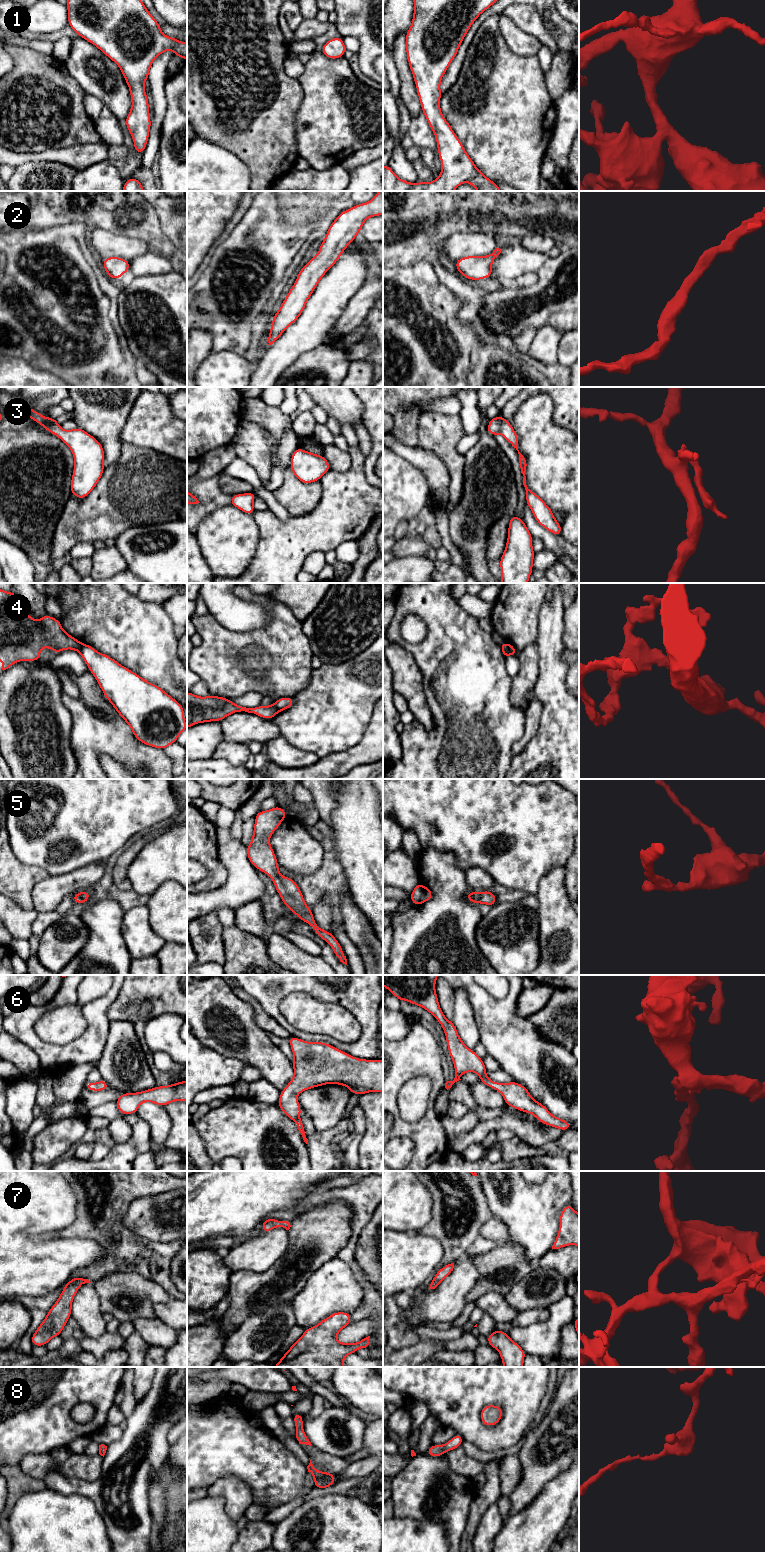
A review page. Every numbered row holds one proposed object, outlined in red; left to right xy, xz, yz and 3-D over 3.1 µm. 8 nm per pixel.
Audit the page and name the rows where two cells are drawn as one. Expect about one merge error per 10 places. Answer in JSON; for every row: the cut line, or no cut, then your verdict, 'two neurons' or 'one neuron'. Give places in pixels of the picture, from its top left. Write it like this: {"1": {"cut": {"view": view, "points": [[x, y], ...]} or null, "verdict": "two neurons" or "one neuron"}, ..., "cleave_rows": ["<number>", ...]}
{"1": {"cut": null, "verdict": "one neuron"}, "2": {"cut": null, "verdict": "one neuron"}, "3": {"cut": null, "verdict": "one neuron"}, "4": {"cut": {"view": "yz", "points": [[507, 643], [512, 654]]}, "verdict": "two neurons"}, "5": {"cut": null, "verdict": "one neuron"}, "6": {"cut": null, "verdict": "one neuron"}, "7": {"cut": null, "verdict": "one neuron"}, "8": {"cut": null, "verdict": "one neuron"}, "cleave_rows": ["4"]}

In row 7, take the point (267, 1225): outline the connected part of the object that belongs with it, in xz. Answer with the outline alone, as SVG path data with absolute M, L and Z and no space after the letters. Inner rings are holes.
M269 1217L261 1224L261 1227L262 1227L263 1233L268 1233L273 1228L277 1228L277 1227L283 1227L286 1230L289 1230L291 1225L290 1225L290 1222L274 1220L272 1217Z

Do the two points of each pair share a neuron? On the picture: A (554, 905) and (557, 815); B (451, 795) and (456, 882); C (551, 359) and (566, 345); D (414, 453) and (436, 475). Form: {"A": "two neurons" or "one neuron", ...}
{"A": "two neurons", "B": "two neurons", "C": "two neurons", "D": "one neuron"}

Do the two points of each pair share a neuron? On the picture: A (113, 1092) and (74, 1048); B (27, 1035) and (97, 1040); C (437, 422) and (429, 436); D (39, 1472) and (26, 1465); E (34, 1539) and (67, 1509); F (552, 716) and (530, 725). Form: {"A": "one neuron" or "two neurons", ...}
{"A": "two neurons", "B": "one neuron", "C": "one neuron", "D": "one neuron", "E": "one neuron", "F": "two neurons"}

